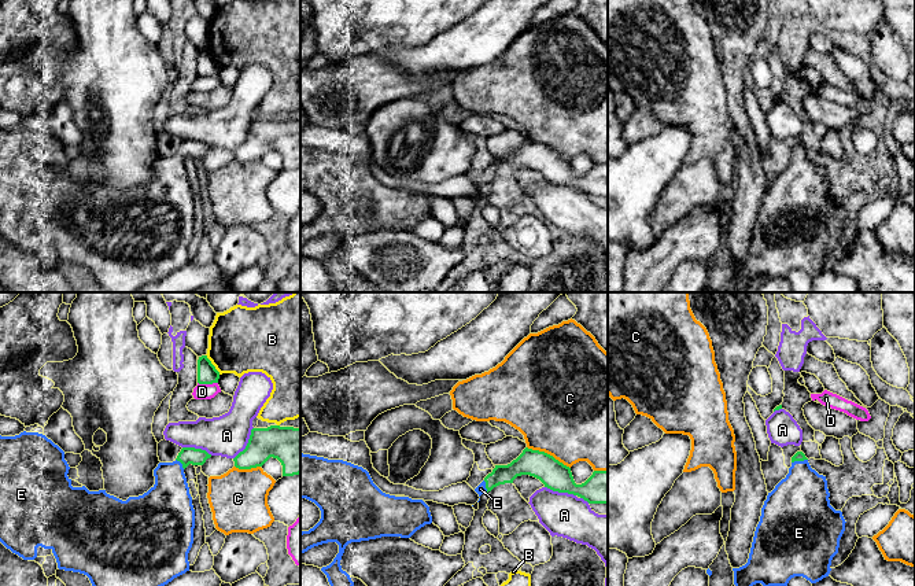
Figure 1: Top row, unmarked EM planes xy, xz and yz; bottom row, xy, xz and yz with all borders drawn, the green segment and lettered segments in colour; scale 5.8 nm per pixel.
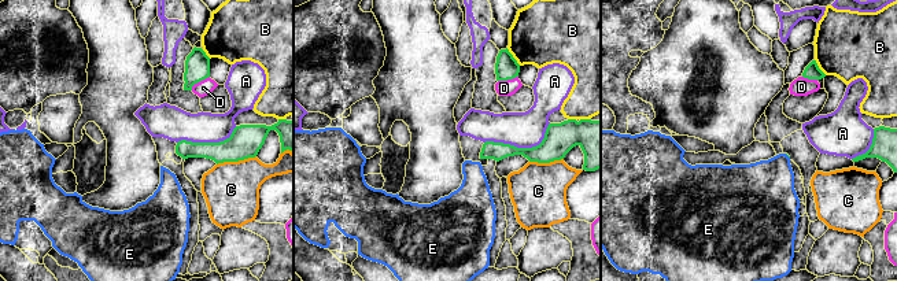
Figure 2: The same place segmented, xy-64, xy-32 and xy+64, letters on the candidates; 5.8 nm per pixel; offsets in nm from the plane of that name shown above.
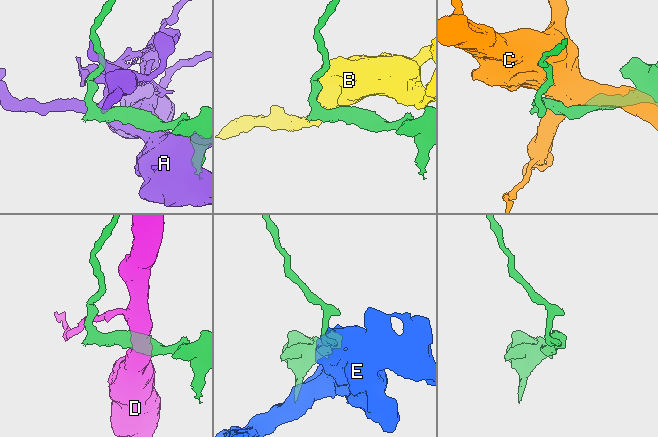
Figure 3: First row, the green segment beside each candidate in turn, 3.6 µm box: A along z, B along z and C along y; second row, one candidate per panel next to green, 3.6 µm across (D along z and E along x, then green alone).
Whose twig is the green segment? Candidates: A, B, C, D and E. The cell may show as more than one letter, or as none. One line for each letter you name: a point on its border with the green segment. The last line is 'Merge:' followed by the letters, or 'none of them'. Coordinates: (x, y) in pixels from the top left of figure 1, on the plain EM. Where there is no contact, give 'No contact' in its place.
E: Touches green at yz (799, 153)
Merge: E

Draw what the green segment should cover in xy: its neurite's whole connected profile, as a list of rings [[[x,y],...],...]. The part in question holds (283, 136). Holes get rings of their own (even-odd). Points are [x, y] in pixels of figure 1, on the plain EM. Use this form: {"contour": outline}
{"contour": [[[270,118],[252,121],[248,136],[235,151],[239,162],[262,159],[270,150],[283,158],[283,169],[300,166],[300,121]]]}

